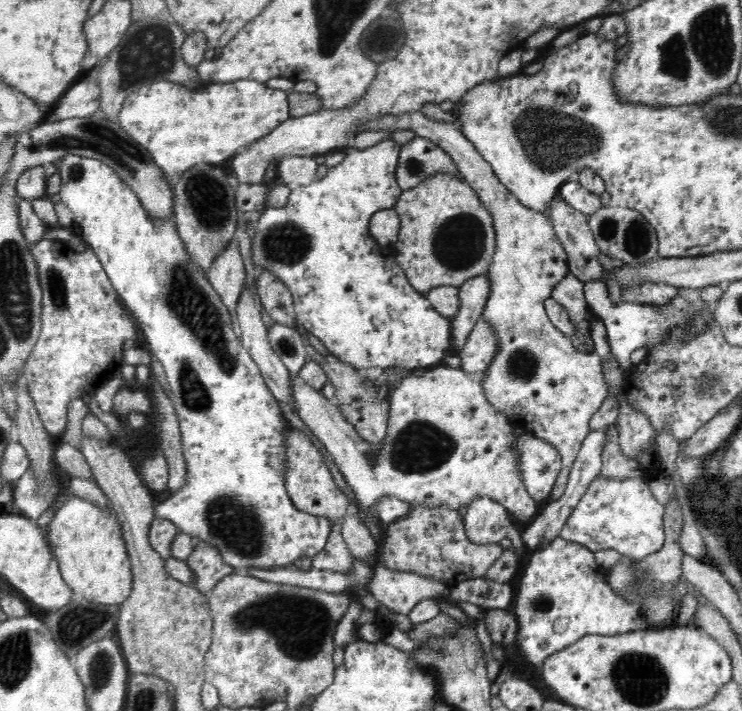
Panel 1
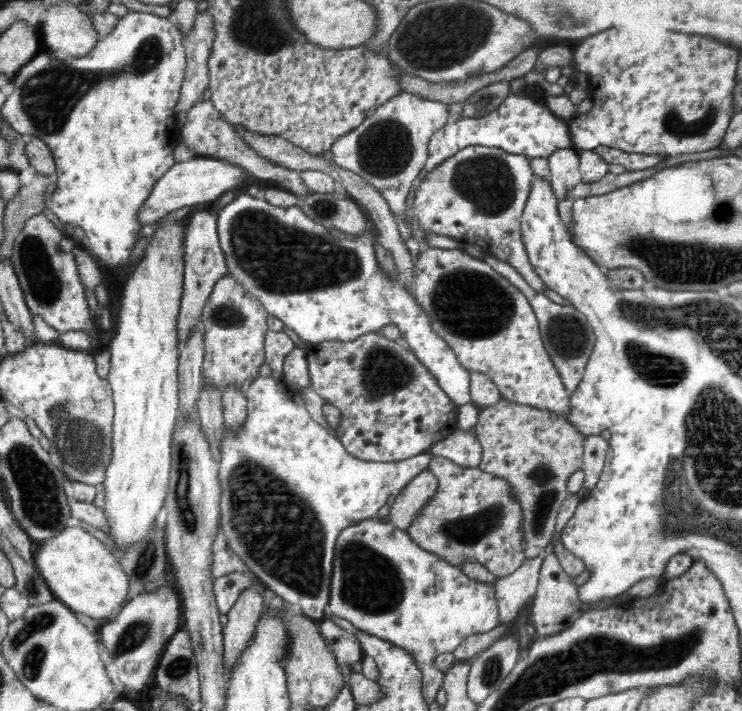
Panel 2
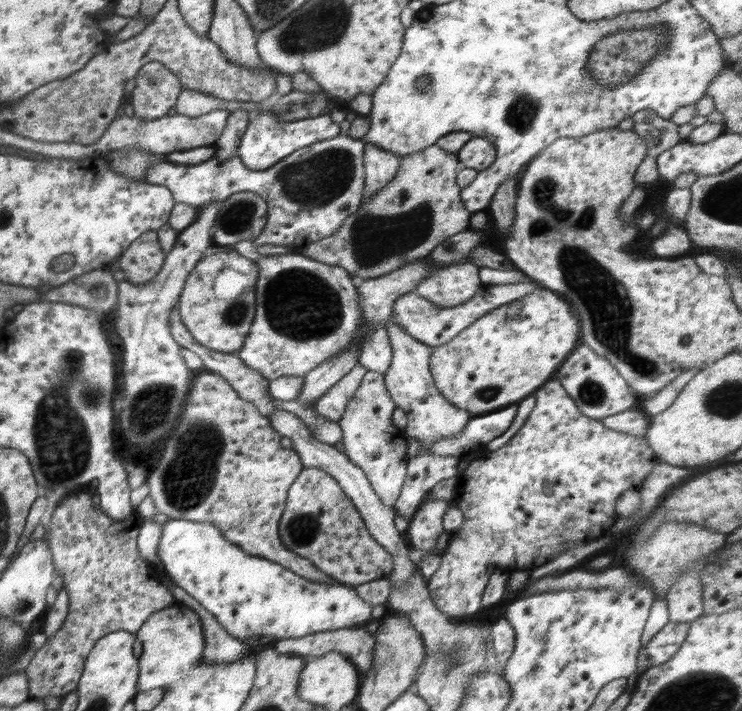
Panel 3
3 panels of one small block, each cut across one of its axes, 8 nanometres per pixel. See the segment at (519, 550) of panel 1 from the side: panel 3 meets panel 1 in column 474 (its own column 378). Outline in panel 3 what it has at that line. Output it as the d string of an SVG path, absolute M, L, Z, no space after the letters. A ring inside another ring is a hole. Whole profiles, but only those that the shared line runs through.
M276 409L266 416L272 428L280 434L280 437L287 437L292 442L292 449L300 455L305 468L321 468L327 472L341 486L347 497L354 504L356 510L362 515L365 529L375 541L383 546L393 556L393 571L390 574L389 582L394 586L404 586L410 577L418 572L416 560L413 556L413 549L404 543L400 531L395 527L395 508L385 505L375 493L372 485L368 482L364 471L358 468L344 453L338 452L332 445L316 440L310 433L305 422L293 412L284 409Z

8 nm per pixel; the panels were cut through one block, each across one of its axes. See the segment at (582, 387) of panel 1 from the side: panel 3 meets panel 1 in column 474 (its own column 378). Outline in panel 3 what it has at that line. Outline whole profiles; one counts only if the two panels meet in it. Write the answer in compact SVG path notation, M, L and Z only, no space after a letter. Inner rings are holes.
M366 144L363 154L365 185L363 202L382 190L395 177L401 157L393 152L382 150L377 144Z

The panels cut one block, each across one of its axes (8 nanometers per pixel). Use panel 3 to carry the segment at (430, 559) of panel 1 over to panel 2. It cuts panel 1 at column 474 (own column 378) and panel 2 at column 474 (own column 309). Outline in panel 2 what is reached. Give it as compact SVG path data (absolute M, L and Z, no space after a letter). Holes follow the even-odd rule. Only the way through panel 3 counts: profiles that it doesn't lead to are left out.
M435 456L430 461L429 468L438 479L438 492L420 510L420 514L416 514L414 522L406 528L405 531L412 540L452 565L462 567L464 563L476 561L484 565L497 578L506 577L518 570L526 560L522 505L514 498L510 483L479 468L461 467L443 456Z

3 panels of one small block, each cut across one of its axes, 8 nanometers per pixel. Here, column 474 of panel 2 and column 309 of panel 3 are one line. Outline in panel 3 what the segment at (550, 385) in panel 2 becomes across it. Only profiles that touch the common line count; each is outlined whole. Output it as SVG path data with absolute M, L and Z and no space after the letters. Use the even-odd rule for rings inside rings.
M300 250L263 256L257 265L259 275L255 286L255 318L242 350L237 353L246 367L260 373L268 381L286 376L304 377L325 360L352 347L362 329L362 310L357 288L345 268L312 260Z

